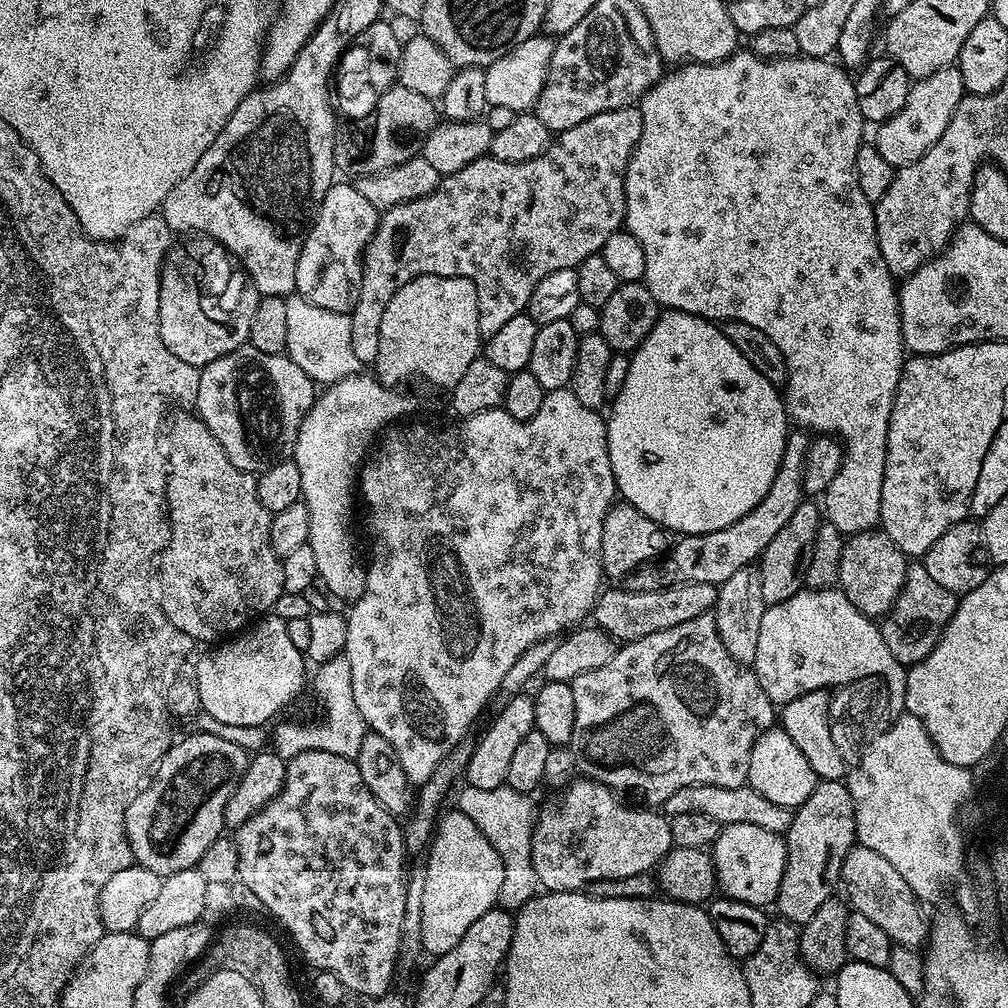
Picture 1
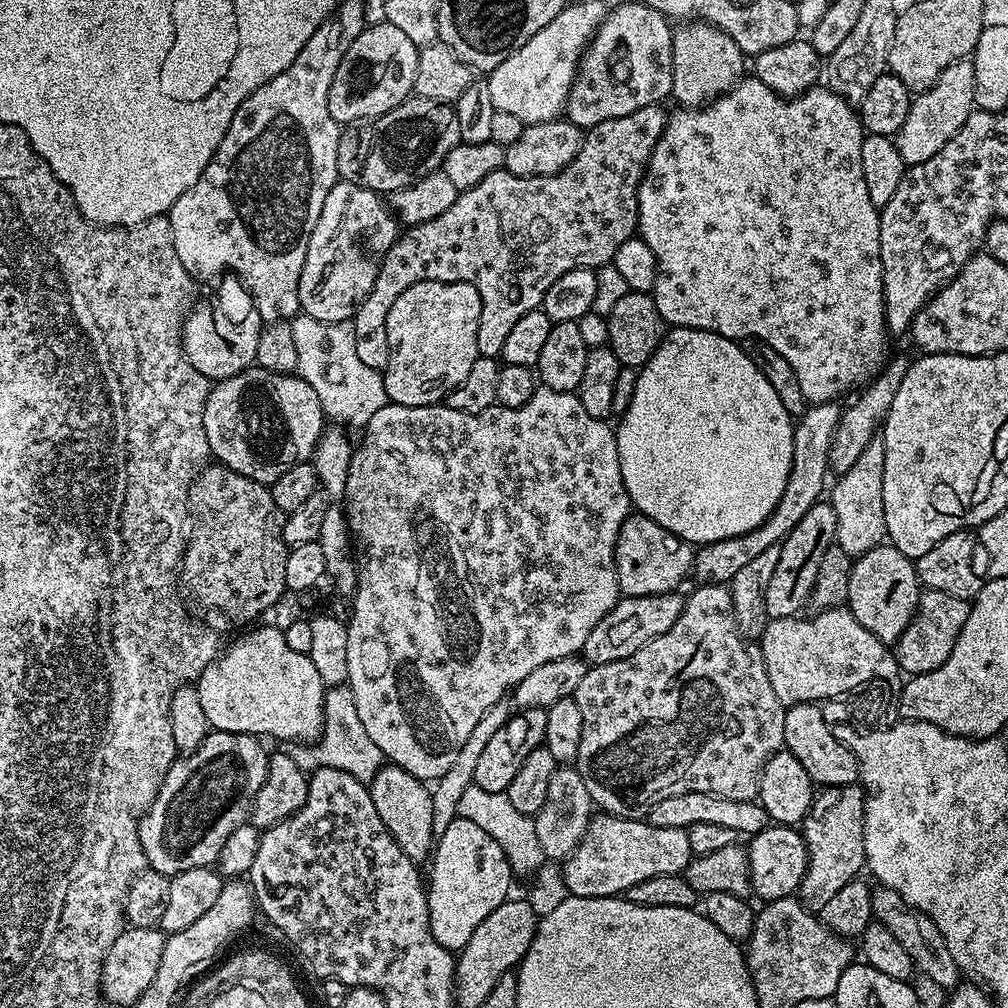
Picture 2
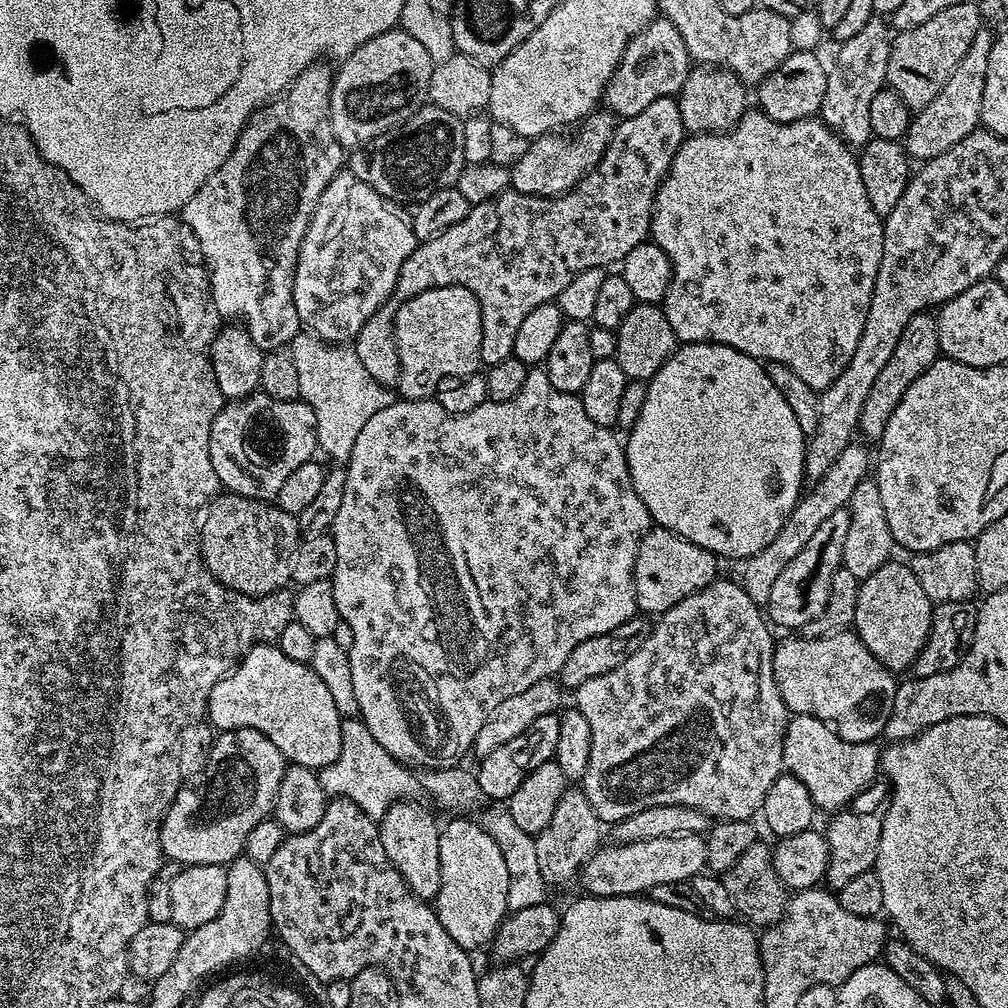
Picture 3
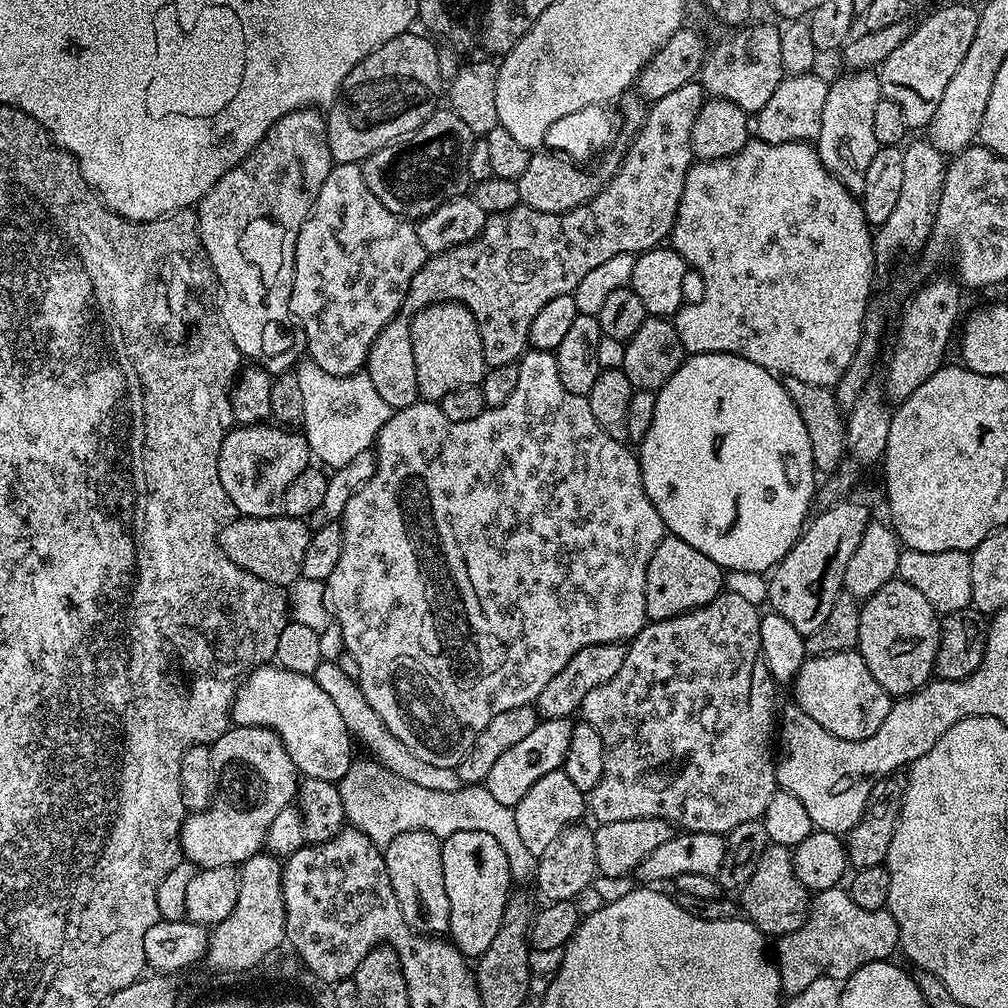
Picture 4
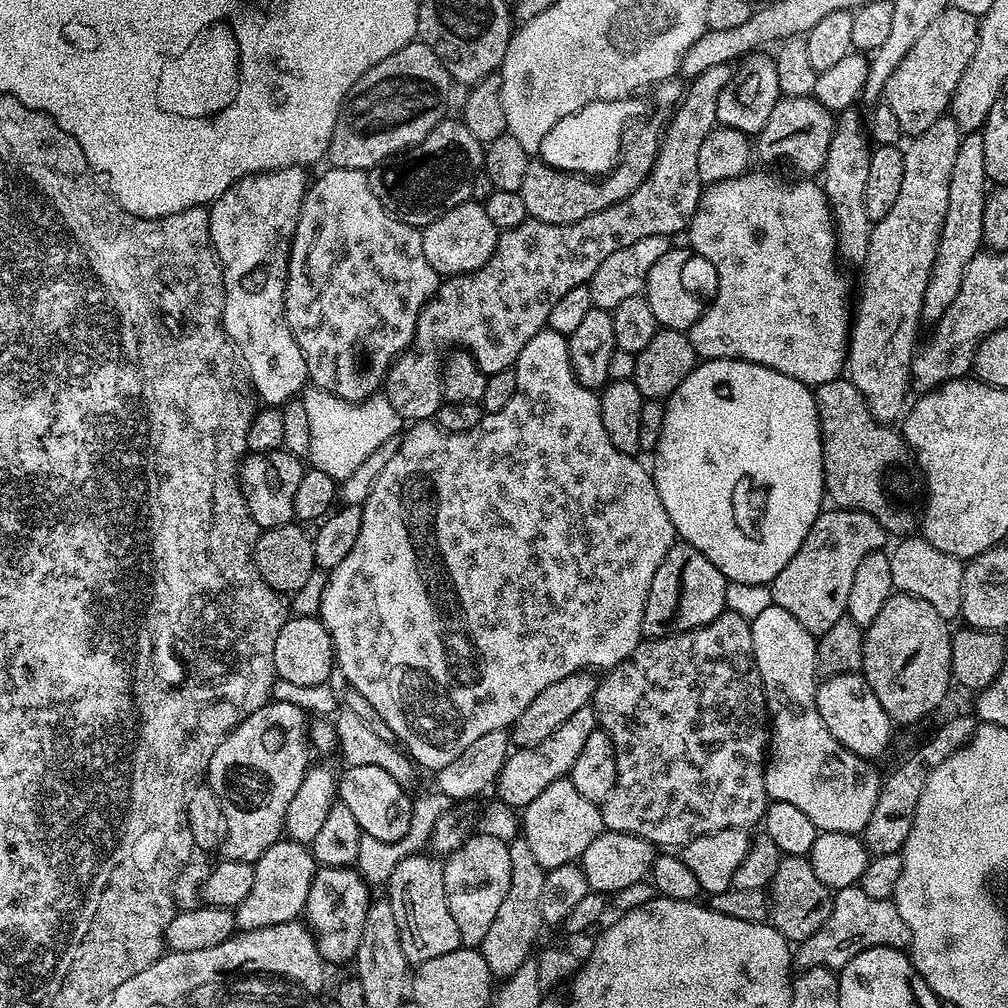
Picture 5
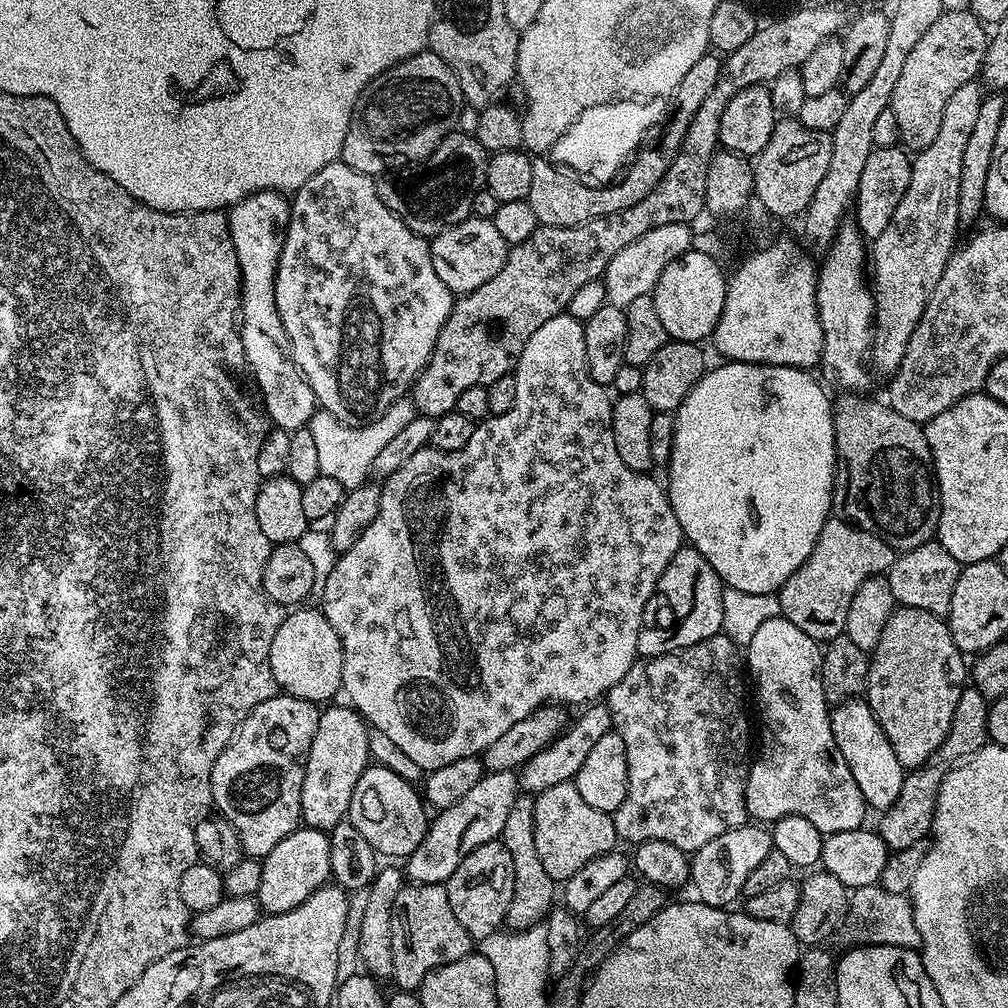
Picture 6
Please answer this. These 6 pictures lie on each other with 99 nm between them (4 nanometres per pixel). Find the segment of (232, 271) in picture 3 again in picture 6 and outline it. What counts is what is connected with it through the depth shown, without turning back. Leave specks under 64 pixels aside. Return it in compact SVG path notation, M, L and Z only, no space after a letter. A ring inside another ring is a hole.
M255 192L232 205L228 212L228 229L240 267L242 299L238 327L248 370L269 421L284 432L294 433L307 429L318 405L314 390L310 390L310 382L306 382L299 366L292 361L292 347L274 298L276 271L288 229L289 211L290 200L285 193Z

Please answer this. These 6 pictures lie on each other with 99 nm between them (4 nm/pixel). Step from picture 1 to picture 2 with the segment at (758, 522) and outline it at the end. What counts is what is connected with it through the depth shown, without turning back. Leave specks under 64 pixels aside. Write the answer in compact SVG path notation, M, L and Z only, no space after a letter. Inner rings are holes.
M839 403L808 404L804 412L795 421L792 433L794 434L794 458L790 466L790 478L786 478L786 490L778 502L778 506L754 530L742 534L738 538L726 538L722 542L705 544L697 547L694 552L694 576L700 584L727 585L734 578L742 566L747 566L753 558L765 550L777 547L798 522L806 515L810 506L821 503L826 485L830 480L828 459L830 458L830 442L834 442L834 430L840 421L842 408ZM829 479L829 480L828 480ZM828 480L828 481L827 481ZM824 483L825 488L824 488Z

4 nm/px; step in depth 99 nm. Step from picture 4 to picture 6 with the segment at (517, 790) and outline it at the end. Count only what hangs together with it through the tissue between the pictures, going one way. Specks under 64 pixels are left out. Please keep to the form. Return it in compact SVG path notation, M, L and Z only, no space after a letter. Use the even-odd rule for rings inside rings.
M589 703L581 712L584 713L577 720L575 717L555 740L551 740L542 751L534 754L534 758L527 760L524 767L519 769L518 784L525 793L535 794L542 790L550 790L550 786L575 781L582 762L590 755L590 749L601 740L602 734L613 731L612 715L607 703Z

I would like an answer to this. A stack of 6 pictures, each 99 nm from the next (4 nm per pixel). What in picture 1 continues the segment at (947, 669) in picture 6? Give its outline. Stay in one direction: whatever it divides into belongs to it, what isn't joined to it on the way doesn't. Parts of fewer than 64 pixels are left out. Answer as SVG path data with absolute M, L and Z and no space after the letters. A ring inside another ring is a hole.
M882 530L855 532L842 546L842 566L838 566L838 585L841 592L854 602L862 614L883 618L894 606L908 573L909 561L902 550Z

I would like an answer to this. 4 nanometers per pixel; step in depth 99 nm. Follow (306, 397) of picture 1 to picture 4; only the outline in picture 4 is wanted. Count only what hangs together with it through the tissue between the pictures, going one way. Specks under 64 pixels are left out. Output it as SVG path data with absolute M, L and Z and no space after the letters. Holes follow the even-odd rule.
M272 422L263 424L241 424L225 432L224 441L218 454L218 478L220 479L221 493L237 508L240 516L254 518L270 518L279 516L284 510L284 495L286 486L302 474L302 470L310 467L310 453L308 439L296 430L277 426Z

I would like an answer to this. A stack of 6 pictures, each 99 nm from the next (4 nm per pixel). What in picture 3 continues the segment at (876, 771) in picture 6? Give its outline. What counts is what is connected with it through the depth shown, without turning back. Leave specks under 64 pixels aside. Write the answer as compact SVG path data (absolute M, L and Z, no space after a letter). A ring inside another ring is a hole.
M845 630L835 632L832 636L822 638L810 638L805 640L803 635L796 634L793 640L784 640L775 645L772 649L772 665L774 666L774 682L778 686L778 694L782 694L782 702L787 706L789 713L797 716L813 716L818 722L832 722L837 720L840 737L849 746L864 744L867 740L878 737L884 731L884 720L868 716L865 720L860 720L856 711L867 702L871 696L884 696L891 698L896 695L898 680L893 673L866 650L866 646L860 641L855 631Z

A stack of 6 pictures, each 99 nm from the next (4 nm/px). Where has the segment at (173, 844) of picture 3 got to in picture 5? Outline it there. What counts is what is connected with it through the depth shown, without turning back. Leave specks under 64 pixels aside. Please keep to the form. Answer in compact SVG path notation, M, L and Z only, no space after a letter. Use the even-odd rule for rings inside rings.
M288 698L273 699L258 710L254 710L254 714L243 720L223 740L218 750L214 750L214 758L210 758L208 763L208 772L212 774L224 772L222 807L228 836L224 840L222 852L227 859L253 863L285 835L286 810L289 809L294 794L298 794L298 786L302 786L304 776L310 767L308 761L310 724L304 721L304 718L306 712L299 706L292 705Z

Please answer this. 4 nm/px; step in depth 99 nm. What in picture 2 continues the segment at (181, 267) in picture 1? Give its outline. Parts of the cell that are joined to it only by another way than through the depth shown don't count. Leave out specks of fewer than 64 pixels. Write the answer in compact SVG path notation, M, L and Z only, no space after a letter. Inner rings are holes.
M228 274L219 284L216 305L213 308L208 304L202 305L201 308L193 307L182 321L183 335L197 336L200 339L200 348L204 351L200 357L192 360L194 370L198 370L198 374L202 374L210 382L225 380L256 364L258 340L262 329L262 321L252 301L252 295L241 280Z

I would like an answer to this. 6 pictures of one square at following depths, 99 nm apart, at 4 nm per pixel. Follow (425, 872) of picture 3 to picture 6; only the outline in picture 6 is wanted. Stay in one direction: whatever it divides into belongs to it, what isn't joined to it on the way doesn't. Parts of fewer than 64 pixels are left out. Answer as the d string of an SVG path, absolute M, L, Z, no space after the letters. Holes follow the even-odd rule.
M405 883L392 911L392 976L397 989L419 989L424 976L447 963L457 962L473 948L472 936L450 907L445 885Z

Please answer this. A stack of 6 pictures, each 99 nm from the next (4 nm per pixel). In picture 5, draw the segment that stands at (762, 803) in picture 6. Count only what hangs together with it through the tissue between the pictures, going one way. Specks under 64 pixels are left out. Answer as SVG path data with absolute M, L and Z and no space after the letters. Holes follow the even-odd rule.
M771 604L766 610L750 620L752 625L752 645L754 646L754 662L758 666L758 674L764 687L764 706L768 710L770 721L770 739L766 749L764 765L764 781L769 801L790 802L790 806L798 806L810 822L820 832L863 833L866 822L870 822L870 814L874 810L874 802L878 802L878 794L882 787L881 773L848 772L850 754L826 730L822 718L816 709L816 686L818 669L816 667L816 641L794 614L782 610L782 606Z

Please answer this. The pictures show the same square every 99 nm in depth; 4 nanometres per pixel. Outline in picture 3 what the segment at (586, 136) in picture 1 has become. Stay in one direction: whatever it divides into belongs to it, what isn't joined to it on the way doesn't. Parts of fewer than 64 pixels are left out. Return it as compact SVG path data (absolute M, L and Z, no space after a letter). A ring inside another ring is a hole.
M660 96L642 114L623 117L615 125L612 141L606 146L604 156L592 171L587 172L578 183L562 196L531 196L511 190L500 193L495 201L487 200L473 204L462 222L454 222L450 230L434 238L417 243L414 254L402 262L398 282L392 296L370 318L366 326L358 330L354 337L354 347L362 366L370 373L374 382L385 386L400 383L400 363L396 345L396 309L405 304L414 294L422 290L442 286L462 286L478 298L482 310L482 350L481 361L485 365L502 362L502 358L512 355L514 337L522 318L534 310L534 306L555 301L562 290L574 277L587 268L607 269L608 264L619 265L620 261L634 250L634 246L645 243L652 230L652 207L656 201L656 191L668 175L670 166L683 146L686 133L679 99Z

